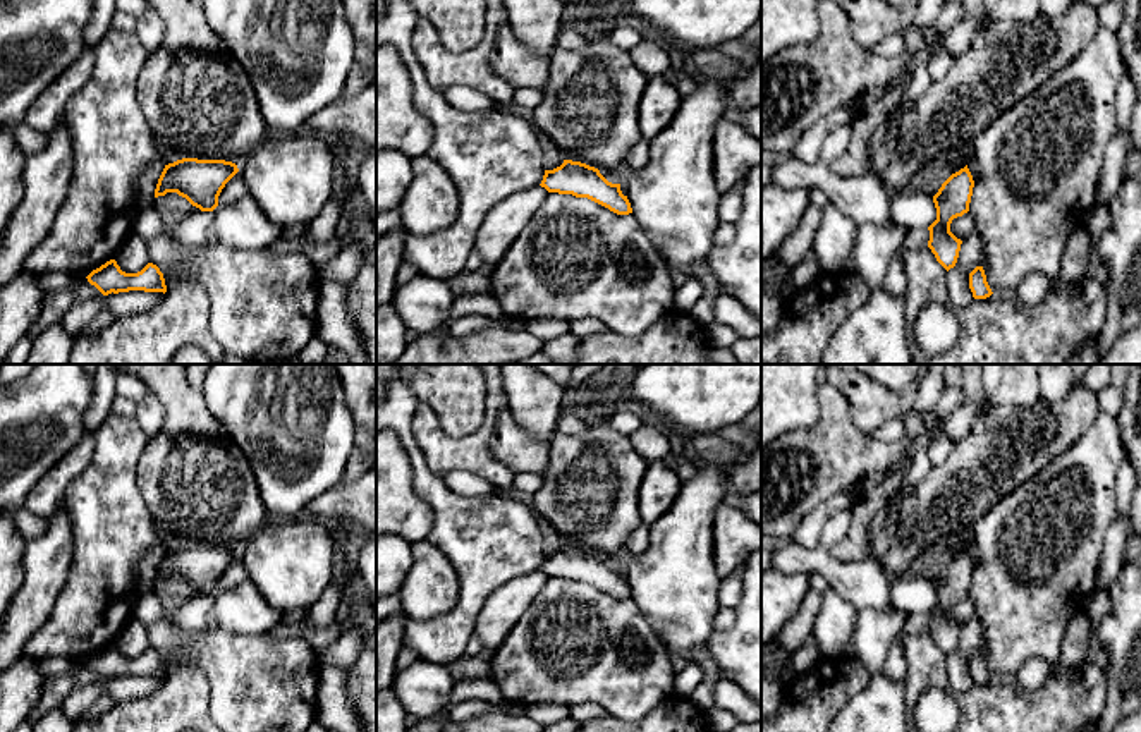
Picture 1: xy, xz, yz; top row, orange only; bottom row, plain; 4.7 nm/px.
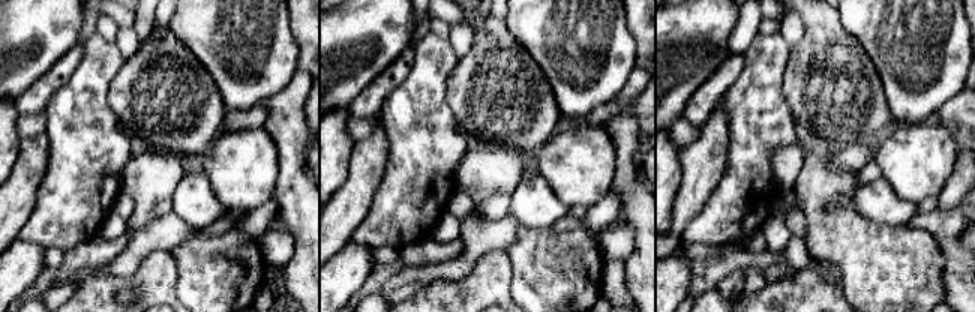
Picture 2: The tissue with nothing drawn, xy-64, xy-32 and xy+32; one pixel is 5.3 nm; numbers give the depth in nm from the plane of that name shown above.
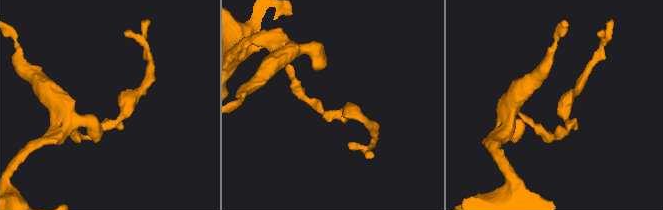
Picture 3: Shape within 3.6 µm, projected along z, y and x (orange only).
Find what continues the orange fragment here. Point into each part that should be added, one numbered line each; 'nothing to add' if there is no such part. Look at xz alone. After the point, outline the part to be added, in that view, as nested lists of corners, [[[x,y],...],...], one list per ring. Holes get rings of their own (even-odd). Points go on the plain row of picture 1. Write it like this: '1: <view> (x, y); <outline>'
nothing to add

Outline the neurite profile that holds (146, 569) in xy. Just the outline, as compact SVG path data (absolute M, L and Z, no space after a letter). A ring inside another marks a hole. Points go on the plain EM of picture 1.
M156 545L137 565L136 576L139 591L148 591L155 584L155 574L158 569L158 564L165 553L165 548L162 545Z

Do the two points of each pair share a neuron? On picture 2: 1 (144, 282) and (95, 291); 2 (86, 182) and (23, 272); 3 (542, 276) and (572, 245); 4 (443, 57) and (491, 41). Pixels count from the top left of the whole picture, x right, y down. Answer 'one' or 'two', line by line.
1: one
2: two
3: one
4: two

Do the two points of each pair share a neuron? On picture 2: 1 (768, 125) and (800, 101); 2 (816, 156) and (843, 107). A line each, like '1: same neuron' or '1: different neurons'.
1: different neurons
2: different neurons

